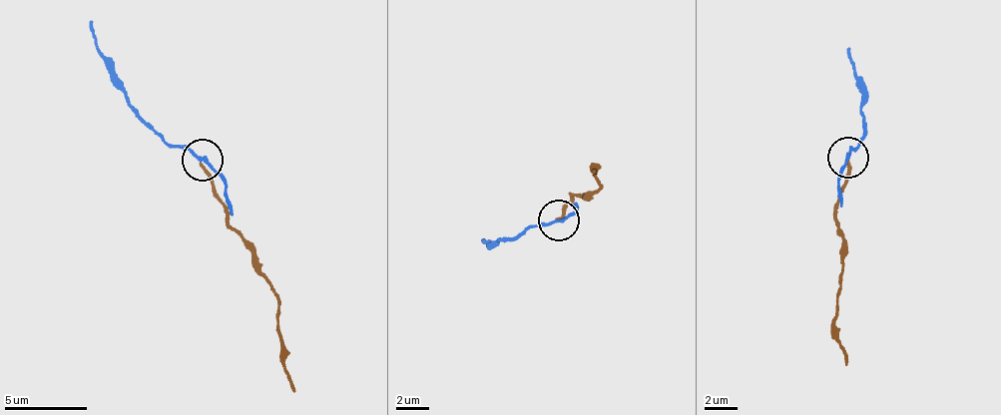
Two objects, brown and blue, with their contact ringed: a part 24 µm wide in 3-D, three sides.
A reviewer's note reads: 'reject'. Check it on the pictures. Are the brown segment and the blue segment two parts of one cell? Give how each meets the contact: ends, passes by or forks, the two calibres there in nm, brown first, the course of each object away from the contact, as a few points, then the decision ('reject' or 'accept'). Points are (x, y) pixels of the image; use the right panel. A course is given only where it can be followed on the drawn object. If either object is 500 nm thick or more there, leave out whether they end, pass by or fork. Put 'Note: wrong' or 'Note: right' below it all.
brown ends there; blue passes by; 170 nm thick on the brown side, 140 nm on the other; brown runs (847, 159), (837, 204), (837, 219), (843, 239), (833, 340), (846, 363); blue runs (846, 158), (853, 151), (865, 123), (858, 114), (862, 79), (846, 49); reject
Note: right

